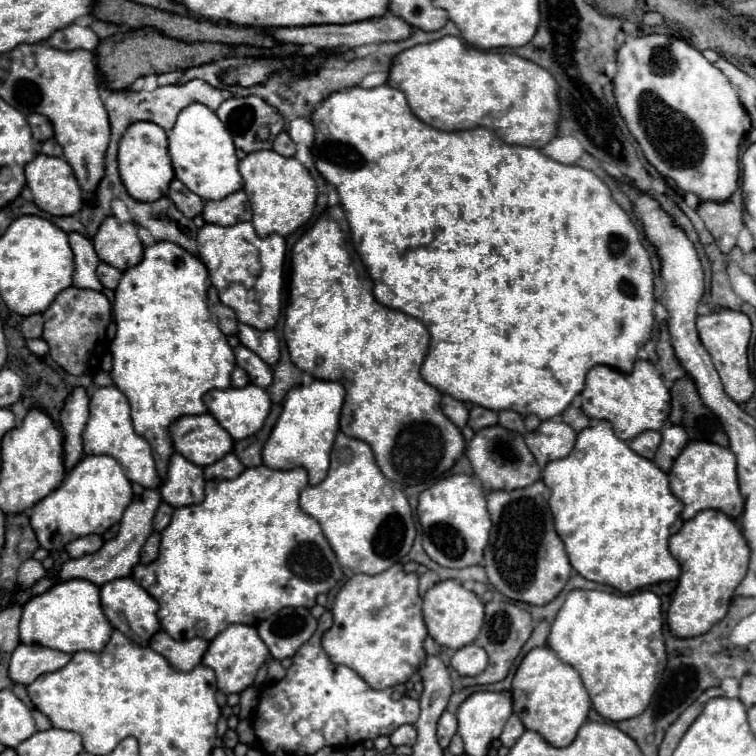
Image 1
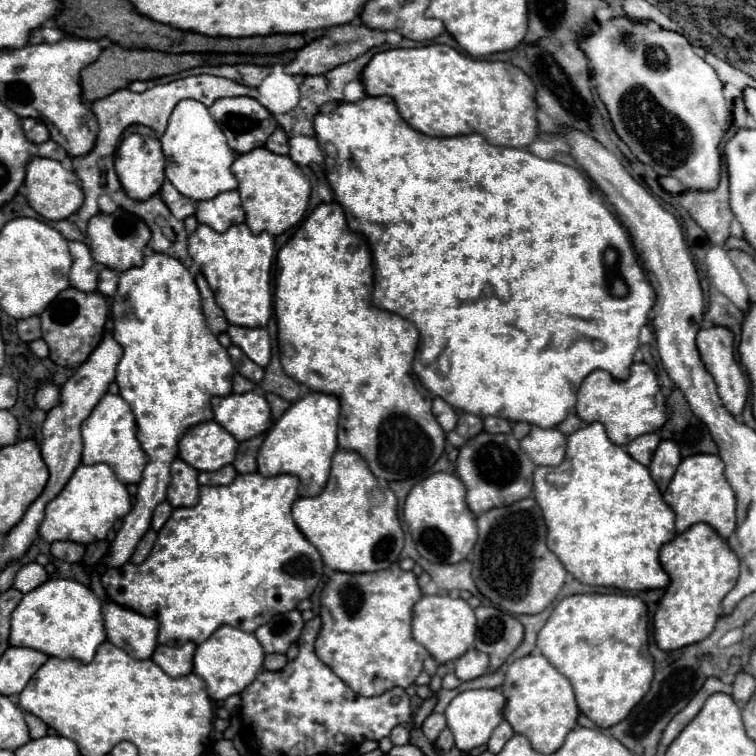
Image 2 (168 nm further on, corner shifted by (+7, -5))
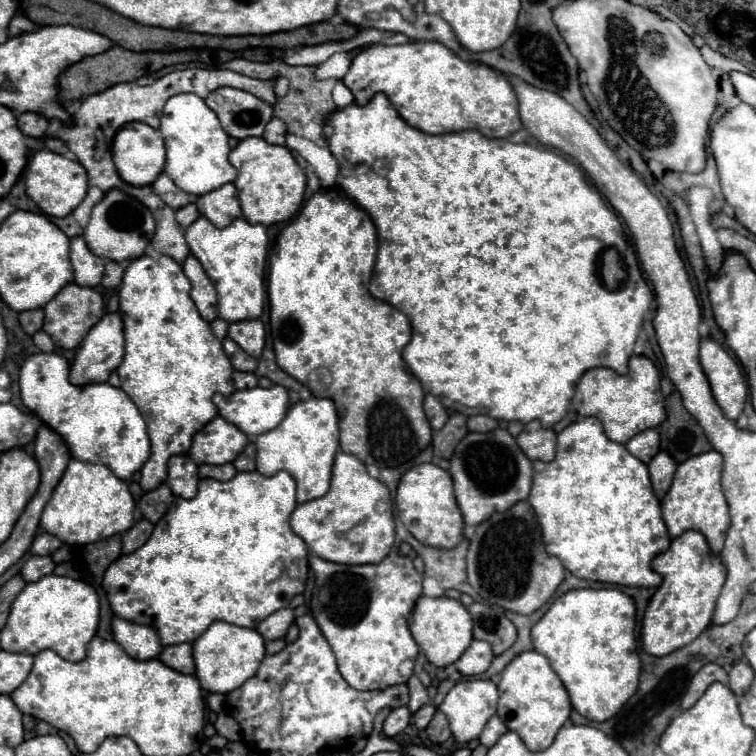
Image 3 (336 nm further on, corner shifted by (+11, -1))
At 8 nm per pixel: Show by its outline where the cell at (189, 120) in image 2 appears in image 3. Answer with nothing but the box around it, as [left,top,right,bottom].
[160,93,236,195]

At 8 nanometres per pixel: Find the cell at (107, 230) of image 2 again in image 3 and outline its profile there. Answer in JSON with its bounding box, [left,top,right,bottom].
[84,189,156,263]

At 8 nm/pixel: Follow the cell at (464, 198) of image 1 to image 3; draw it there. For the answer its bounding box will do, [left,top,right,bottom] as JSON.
[328,93,654,427]

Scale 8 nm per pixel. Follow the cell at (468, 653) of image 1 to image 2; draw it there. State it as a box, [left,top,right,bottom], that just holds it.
[454,649,488,681]

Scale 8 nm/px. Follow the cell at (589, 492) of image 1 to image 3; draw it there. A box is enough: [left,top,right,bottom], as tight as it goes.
[528,417,670,587]

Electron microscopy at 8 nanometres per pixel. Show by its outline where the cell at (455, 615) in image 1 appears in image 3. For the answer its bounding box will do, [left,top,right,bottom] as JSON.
[410,597,472,667]

